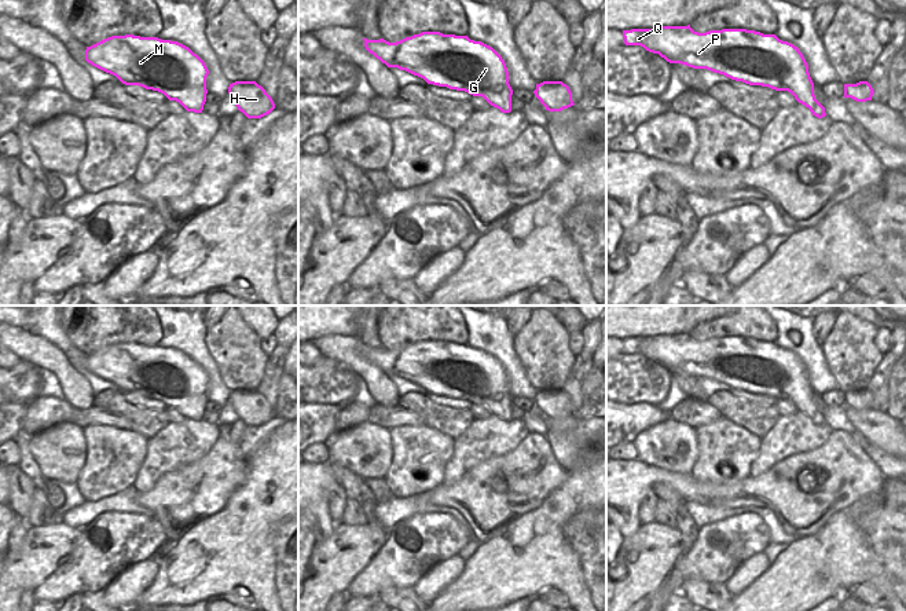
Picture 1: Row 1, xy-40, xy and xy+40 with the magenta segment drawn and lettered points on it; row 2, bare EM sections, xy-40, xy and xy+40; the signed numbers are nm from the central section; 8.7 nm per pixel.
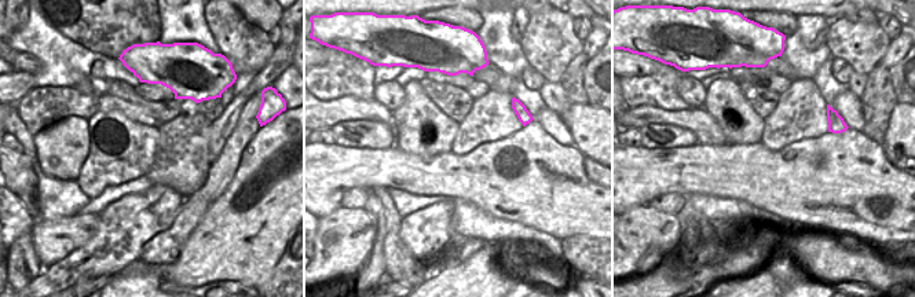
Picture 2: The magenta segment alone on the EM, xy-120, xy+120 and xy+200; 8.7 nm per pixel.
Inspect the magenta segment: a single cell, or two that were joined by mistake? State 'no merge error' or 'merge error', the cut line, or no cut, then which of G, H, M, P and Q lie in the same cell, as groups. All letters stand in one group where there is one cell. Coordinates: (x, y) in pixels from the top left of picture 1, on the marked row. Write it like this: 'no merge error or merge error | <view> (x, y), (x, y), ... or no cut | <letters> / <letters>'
no merge error | no cut | G H M P Q

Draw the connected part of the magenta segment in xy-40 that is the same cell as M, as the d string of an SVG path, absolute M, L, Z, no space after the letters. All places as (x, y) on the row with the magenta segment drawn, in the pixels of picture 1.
M111 36L87 47L85 61L125 85L158 91L187 111L203 110L209 70L197 54L177 41Z

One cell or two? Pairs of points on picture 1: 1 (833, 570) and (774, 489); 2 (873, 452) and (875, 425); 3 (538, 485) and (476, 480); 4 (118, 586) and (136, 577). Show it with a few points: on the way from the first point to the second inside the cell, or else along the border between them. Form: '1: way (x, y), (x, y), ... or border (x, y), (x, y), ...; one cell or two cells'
1: border (832, 515), (813, 534), (802, 537); two cells
2: border (868, 441), (891, 456); two cells
3: way (523, 485), (503, 494), (491, 483); one cell
4: way (123, 586), (132, 581); one cell

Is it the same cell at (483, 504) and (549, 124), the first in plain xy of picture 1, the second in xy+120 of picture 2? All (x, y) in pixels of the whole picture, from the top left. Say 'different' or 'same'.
different

